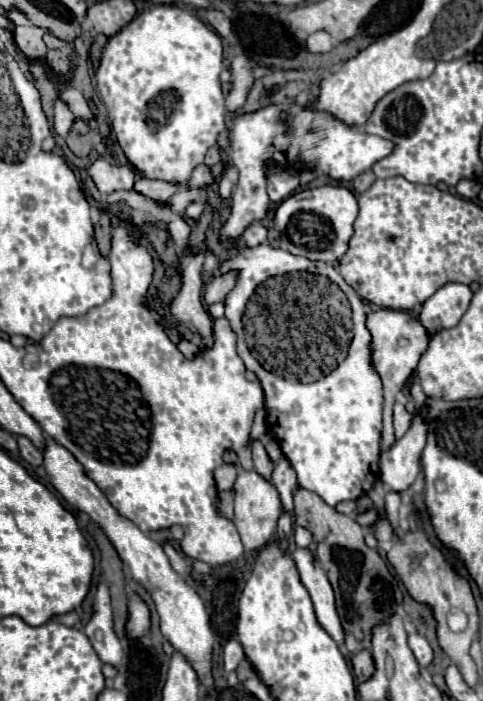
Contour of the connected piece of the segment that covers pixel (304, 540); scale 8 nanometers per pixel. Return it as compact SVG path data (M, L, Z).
M295 527L293 529L293 541L295 541L297 547L309 547L311 533L307 529L303 529L303 527Z

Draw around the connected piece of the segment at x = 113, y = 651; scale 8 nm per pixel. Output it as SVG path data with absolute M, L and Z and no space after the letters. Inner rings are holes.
M99 583L93 603L93 617L85 625L85 635L89 637L91 645L95 647L99 659L103 663L119 665L123 661L123 643L113 631L113 617L111 617L111 603L109 603L109 591L103 583Z

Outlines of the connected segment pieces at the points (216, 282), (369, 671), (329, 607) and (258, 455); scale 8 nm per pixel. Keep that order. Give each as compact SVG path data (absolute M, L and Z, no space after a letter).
M227 273L227 275L217 275L207 287L205 287L205 293L203 293L203 299L207 305L213 305L213 303L219 303L225 299L225 295L229 293L229 289L233 289L235 285L235 273Z
M361 651L361 653L353 655L353 673L355 673L359 683L369 681L373 677L375 661L373 661L373 653L371 651Z
M295 549L291 555L293 555L293 561L297 565L301 583L305 585L305 589L311 595L315 617L317 617L319 625L329 633L329 637L335 643L343 645L345 633L343 633L343 627L341 627L339 613L335 609L333 587L331 587L327 575L325 575L325 571L321 569L321 565L315 561L315 557L307 549Z
M259 439L253 443L253 465L255 465L255 469L257 469L265 479L271 477L273 463L269 461L269 457L267 457L267 453L265 453L265 447L263 447L263 443L261 443Z

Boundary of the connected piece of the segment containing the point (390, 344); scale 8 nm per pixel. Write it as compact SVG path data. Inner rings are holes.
M379 309L375 313L369 313L367 315L367 329L373 335L373 365L375 365L375 369L379 373L379 377L383 381L383 389L385 389L381 451L387 451L397 441L395 439L395 431L393 431L393 403L395 403L395 395L407 385L409 377L415 373L417 361L419 361L421 353L427 349L429 333L407 311L393 311L393 309ZM399 341L405 341L405 345L401 345Z

